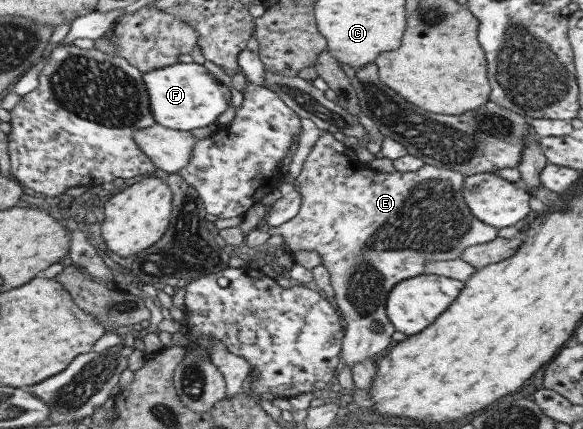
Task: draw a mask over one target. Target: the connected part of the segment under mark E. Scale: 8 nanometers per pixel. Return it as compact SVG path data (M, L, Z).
M322 133L294 179L294 190L302 198L298 213L283 225L267 231L270 237L280 235L284 240L283 246L292 253L308 250L320 256L321 265L329 273L336 307L346 323L340 355L350 369L355 363L384 351L390 343L390 335L395 329L386 318L385 303L396 283L424 274L426 262L460 259L462 251L468 247L488 243L498 237L498 229L478 222L470 214L462 198L464 176L460 172L424 164L416 171L376 173L355 161L354 157L352 149L337 141L332 134Z

